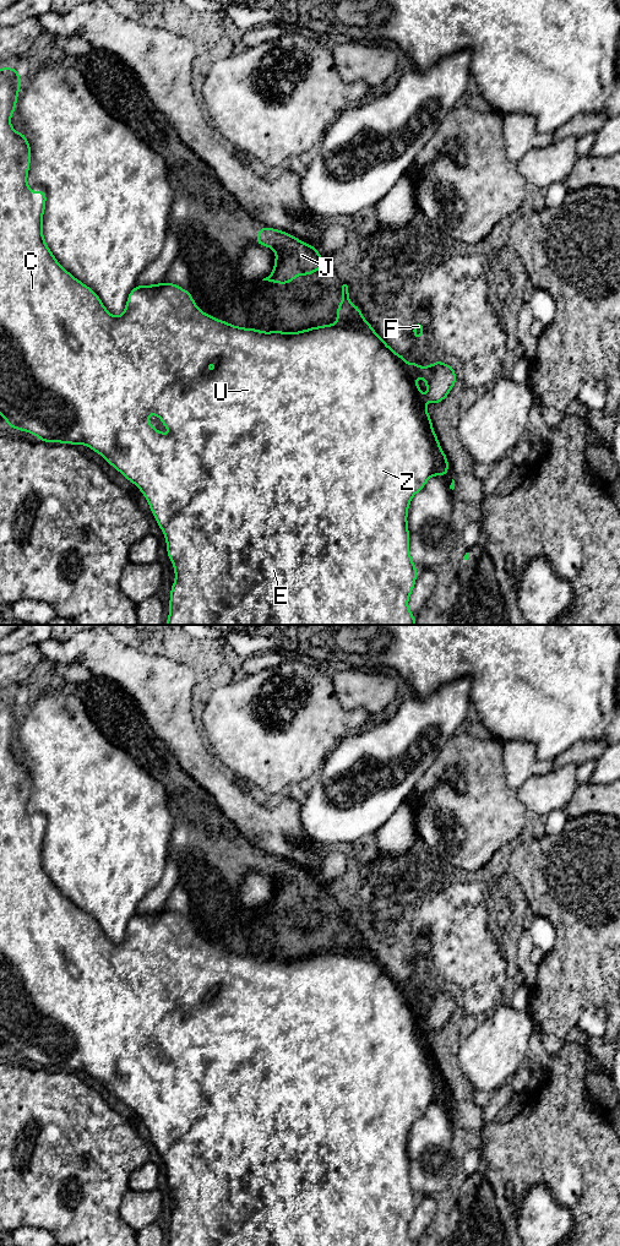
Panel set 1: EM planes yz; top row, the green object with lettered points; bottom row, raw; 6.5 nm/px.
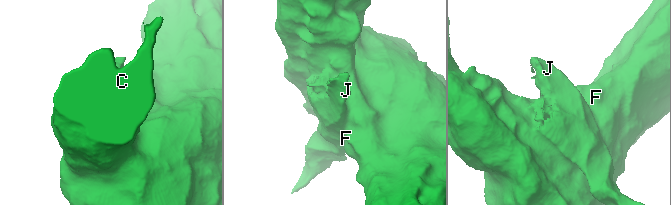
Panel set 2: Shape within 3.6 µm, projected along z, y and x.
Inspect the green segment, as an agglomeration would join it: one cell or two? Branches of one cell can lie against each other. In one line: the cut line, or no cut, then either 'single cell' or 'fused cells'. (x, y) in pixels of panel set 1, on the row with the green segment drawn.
cut in yz along (427, 424), (427, 431), (434, 446), (434, 474); fused cells

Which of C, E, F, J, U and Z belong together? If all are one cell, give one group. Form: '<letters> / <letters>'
C E F U Z / J

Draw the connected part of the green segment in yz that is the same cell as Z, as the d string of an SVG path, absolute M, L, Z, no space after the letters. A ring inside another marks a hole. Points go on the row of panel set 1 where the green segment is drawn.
M0 69L0 415L5 418L11 429L29 432L39 437L42 442L85 445L89 447L140 489L165 537L168 557L172 560L175 572L175 581L169 595L167 625L415 625L415 616L408 608L408 600L415 586L418 572L409 553L408 507L413 496L422 491L428 480L434 475L435 446L426 429L428 425L433 426L433 423L426 410L425 401L428 399L431 404L437 404L448 396L456 383L453 366L440 360L424 368L420 368L418 361L408 364L404 357L388 347L377 333L353 326L331 323L317 326L314 330L278 333L238 327L201 311L194 301L191 293L174 283L163 282L134 287L127 296L123 314L120 316L112 315L96 292L62 268L44 240L42 223L47 192L32 191L29 189L27 176L31 163L31 146L23 132L17 132L11 126L11 116L16 108L20 86L21 76L16 69ZM418 376L422 376L426 383L426 397L422 393L417 383ZM151 413L162 420L163 425L170 431L169 435L164 435L151 425L148 419Z

